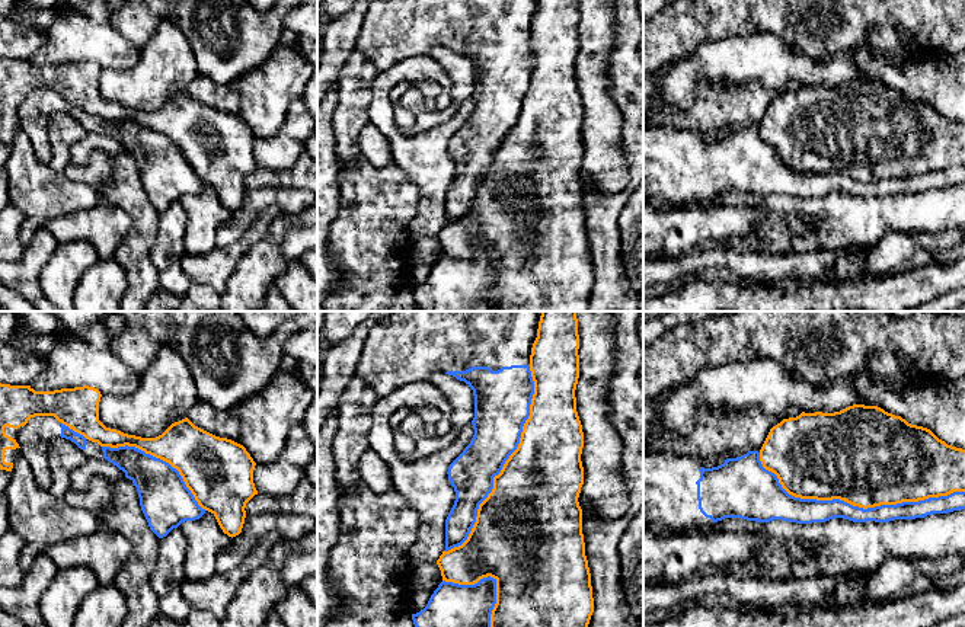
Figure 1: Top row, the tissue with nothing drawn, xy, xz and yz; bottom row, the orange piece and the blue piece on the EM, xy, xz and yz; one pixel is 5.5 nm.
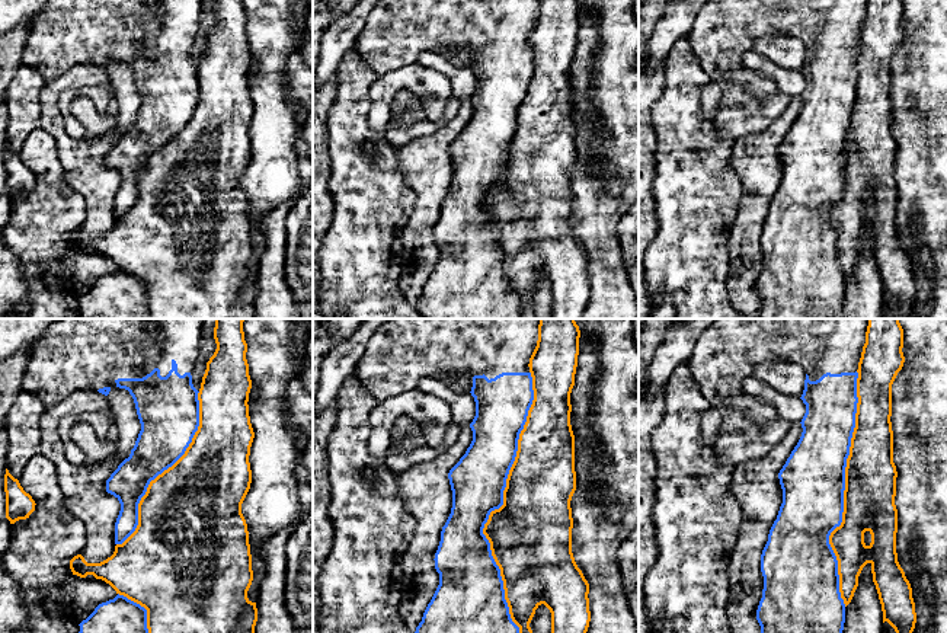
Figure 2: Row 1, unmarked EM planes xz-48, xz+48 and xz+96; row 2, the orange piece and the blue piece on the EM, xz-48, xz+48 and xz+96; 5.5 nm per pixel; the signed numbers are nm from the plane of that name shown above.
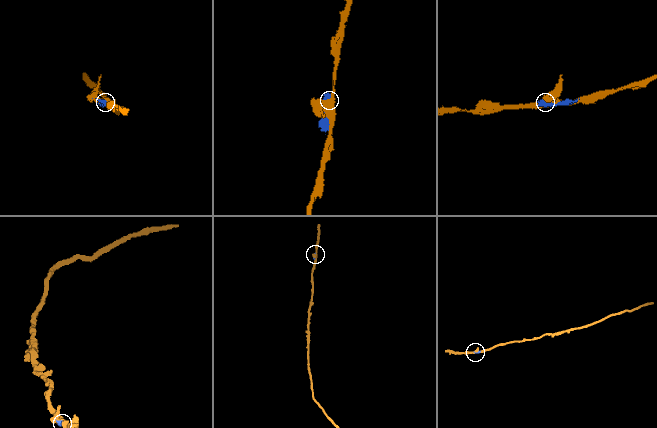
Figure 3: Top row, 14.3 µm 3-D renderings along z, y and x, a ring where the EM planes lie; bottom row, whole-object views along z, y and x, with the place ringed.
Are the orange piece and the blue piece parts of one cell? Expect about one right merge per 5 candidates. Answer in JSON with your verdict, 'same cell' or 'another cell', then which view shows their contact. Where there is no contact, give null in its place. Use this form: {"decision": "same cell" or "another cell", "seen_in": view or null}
{"decision": "another cell", "seen_in": "yz"}

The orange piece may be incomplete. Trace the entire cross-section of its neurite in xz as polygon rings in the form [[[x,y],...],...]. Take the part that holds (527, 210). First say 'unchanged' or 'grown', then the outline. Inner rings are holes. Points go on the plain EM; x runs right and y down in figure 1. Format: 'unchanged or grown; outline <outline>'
unchanged; outline [[[539,0],[530,29],[534,68],[520,118],[493,151],[493,163],[479,179],[467,214],[442,225],[437,234],[445,256],[474,259],[488,250],[496,255],[496,278],[491,288],[495,311],[588,311],[594,272],[582,208],[582,183],[578,176],[584,159],[584,106],[575,71],[579,52],[578,23],[578,0]]]

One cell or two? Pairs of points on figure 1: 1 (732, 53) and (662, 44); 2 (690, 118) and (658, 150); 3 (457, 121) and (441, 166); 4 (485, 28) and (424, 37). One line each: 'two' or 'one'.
1: two
2: two
3: one
4: one

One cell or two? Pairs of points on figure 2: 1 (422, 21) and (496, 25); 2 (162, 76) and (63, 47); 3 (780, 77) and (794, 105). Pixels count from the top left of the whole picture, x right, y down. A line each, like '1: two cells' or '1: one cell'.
1: one cell
2: one cell
3: two cells

